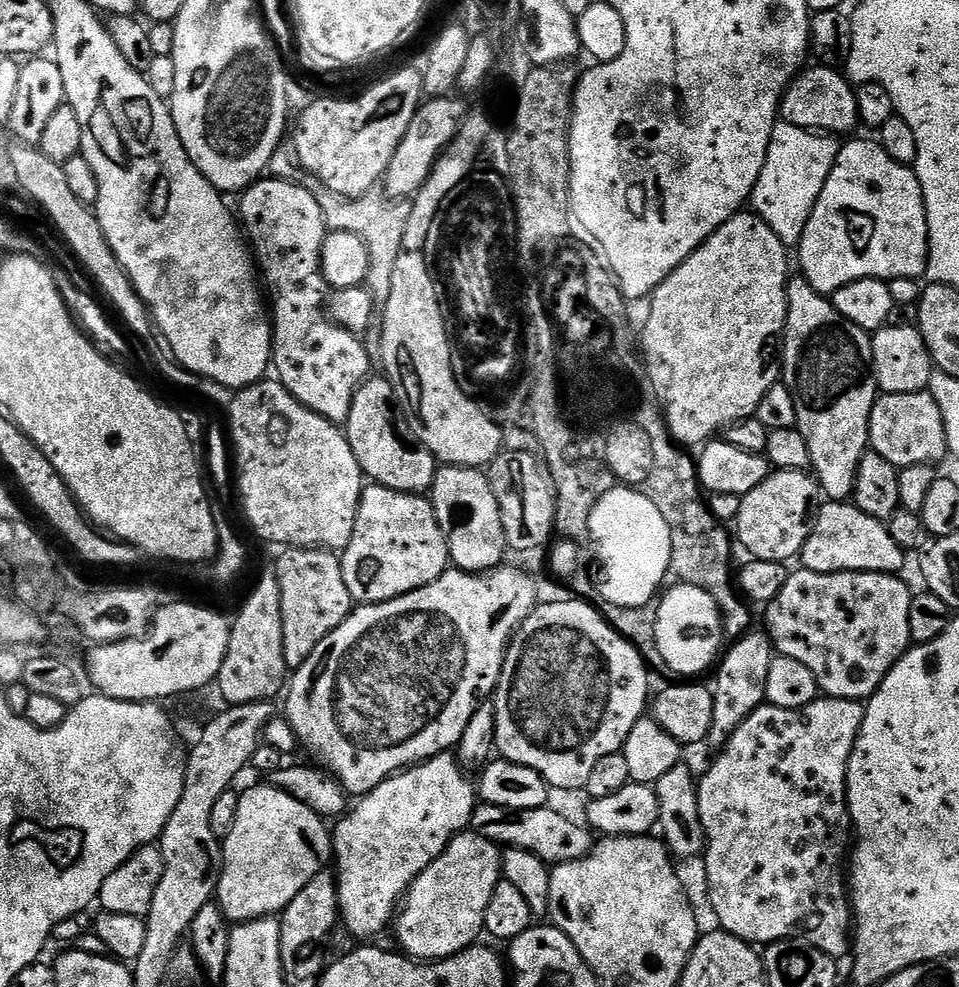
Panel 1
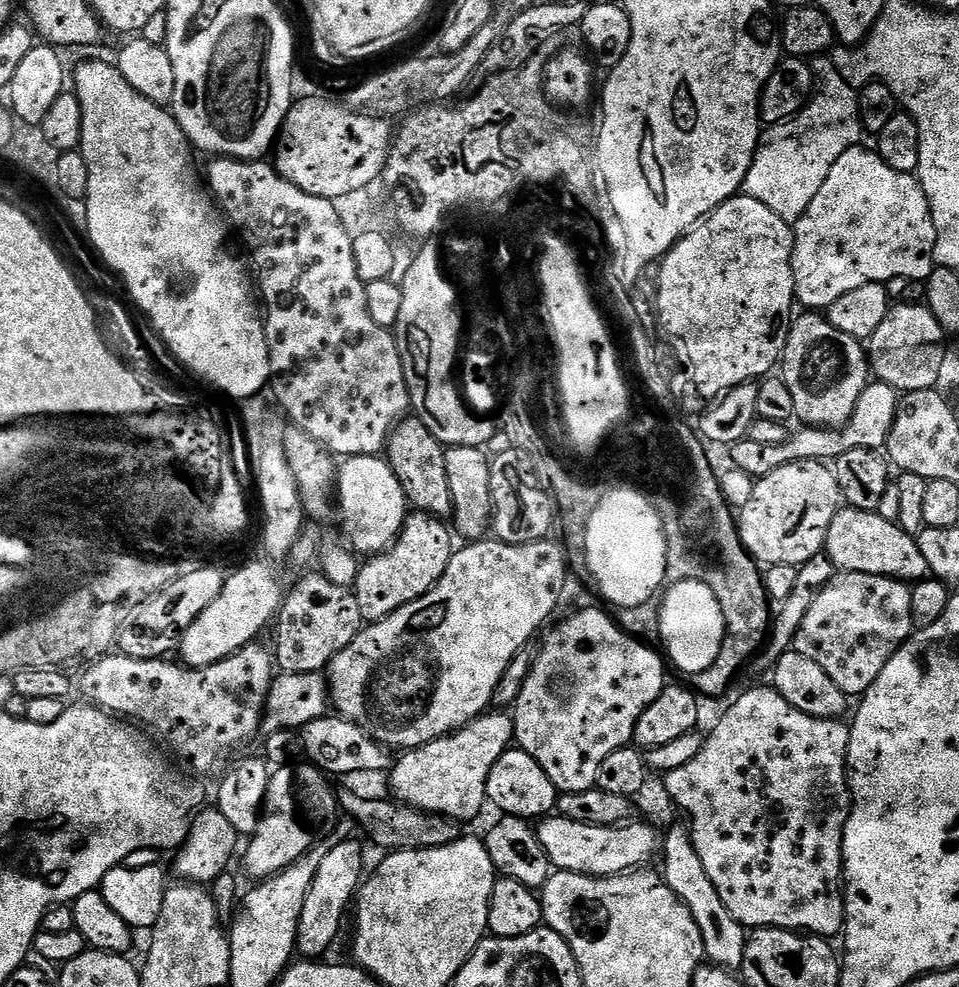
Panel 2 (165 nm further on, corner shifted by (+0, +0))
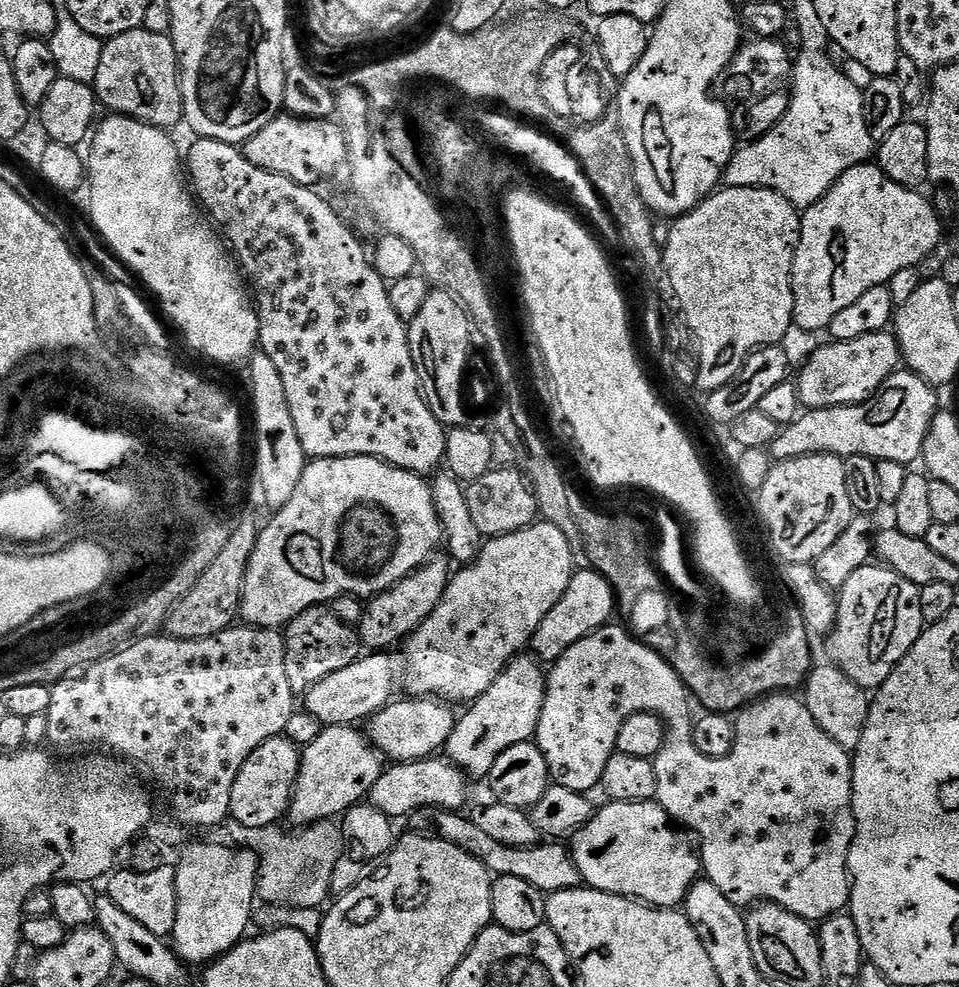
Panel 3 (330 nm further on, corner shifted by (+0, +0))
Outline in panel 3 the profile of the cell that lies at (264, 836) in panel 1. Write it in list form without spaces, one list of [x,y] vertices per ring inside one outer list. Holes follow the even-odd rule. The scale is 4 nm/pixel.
[[[325,726],[314,742],[303,745],[300,773],[296,779],[296,790],[292,794],[291,823],[307,826],[319,820],[343,817],[352,805],[361,803],[369,795],[381,774],[380,763],[380,753],[359,727]]]

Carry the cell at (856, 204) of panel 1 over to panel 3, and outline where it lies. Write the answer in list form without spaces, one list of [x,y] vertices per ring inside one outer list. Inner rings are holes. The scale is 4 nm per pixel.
[[[869,162],[867,164],[859,164],[850,170],[846,170],[846,174],[842,174],[842,178],[838,178],[838,182],[834,182],[834,186],[828,193],[818,201],[814,206],[803,209],[800,218],[800,241],[796,247],[796,257],[792,263],[792,289],[794,290],[794,324],[797,329],[801,328],[804,332],[820,332],[831,329],[834,317],[840,311],[846,310],[846,306],[851,306],[854,302],[858,302],[858,298],[862,298],[862,294],[866,294],[866,290],[874,290],[882,288],[888,284],[889,280],[894,278],[900,270],[907,268],[916,268],[917,264],[922,262],[928,255],[935,253],[940,247],[940,220],[941,213],[937,212],[933,201],[924,197],[923,191],[915,188],[907,188],[898,182],[894,182],[894,178],[890,178],[880,168],[879,163]]]

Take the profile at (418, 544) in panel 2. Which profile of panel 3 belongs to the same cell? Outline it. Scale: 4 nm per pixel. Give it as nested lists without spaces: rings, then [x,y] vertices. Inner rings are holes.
[[[437,554],[390,590],[371,597],[364,605],[358,625],[361,645],[368,650],[392,650],[388,648],[394,647],[396,643],[397,647],[418,625],[426,622],[426,618],[434,614],[438,602],[442,602],[444,591],[448,588],[450,571],[447,563],[449,561],[443,555]]]

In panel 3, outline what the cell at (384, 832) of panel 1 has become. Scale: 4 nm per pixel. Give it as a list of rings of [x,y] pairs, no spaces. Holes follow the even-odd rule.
[[[528,654],[511,660],[494,686],[471,701],[469,708],[472,709],[457,719],[446,745],[447,759],[469,777],[487,778],[494,762],[498,762],[500,755],[510,750],[510,746],[527,744],[535,737],[547,685],[541,661]]]

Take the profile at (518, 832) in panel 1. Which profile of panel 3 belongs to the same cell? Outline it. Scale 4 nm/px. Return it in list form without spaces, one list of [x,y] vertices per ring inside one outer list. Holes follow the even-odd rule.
[[[613,800],[603,807],[597,807],[590,822],[583,824],[571,840],[572,857],[580,871],[581,881],[587,887],[597,888],[615,896],[626,896],[629,900],[639,900],[641,904],[651,904],[654,908],[679,909],[702,872],[700,854],[694,847],[693,837],[677,824],[671,814],[656,800]]]

